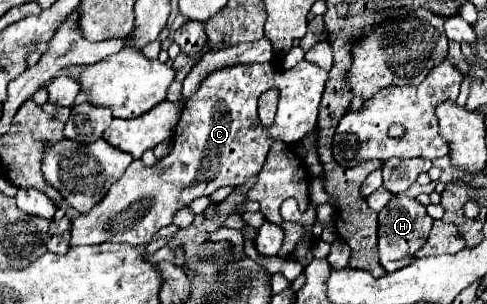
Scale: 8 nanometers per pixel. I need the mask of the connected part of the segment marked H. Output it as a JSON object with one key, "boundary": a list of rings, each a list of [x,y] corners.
{"boundary":[[[394,195],[390,203],[378,213],[378,253],[382,267],[392,273],[412,263],[414,253],[426,243],[426,237],[432,229],[434,219],[426,213],[426,207],[420,205],[416,199],[410,199],[406,195]]]}

